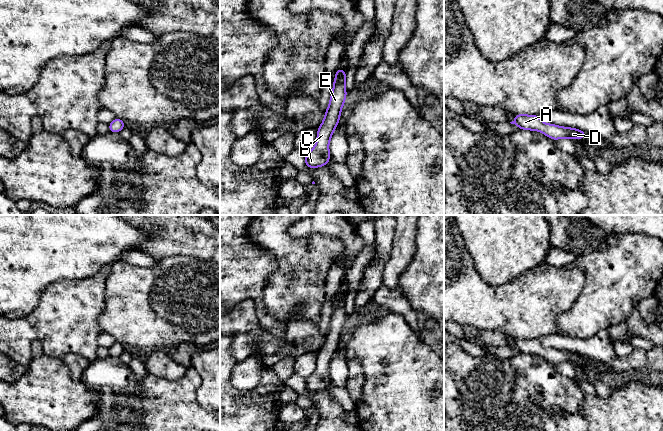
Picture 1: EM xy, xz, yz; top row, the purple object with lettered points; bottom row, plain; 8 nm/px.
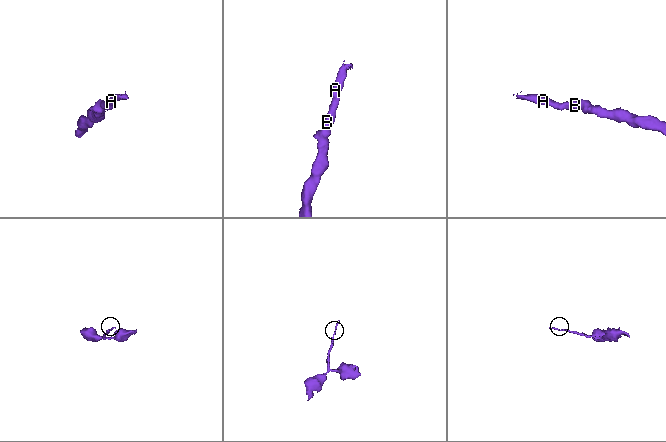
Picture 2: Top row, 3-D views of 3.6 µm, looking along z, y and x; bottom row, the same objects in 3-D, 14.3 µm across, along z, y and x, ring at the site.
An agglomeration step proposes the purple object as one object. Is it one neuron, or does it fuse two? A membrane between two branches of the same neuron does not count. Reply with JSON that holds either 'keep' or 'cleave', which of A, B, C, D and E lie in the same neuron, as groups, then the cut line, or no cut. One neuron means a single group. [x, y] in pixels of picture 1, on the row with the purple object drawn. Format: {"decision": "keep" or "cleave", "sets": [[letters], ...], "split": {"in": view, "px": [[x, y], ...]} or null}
{"decision": "keep", "sets": [["A", "B", "C", "D", "E"]], "split": null}

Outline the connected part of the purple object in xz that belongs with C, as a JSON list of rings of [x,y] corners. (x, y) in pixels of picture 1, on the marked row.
[[[338,68],[334,78],[333,90],[325,117],[317,130],[317,142],[314,148],[305,155],[305,165],[308,168],[317,168],[327,165],[330,161],[329,142],[339,123],[339,118],[347,93],[345,87],[346,72]]]

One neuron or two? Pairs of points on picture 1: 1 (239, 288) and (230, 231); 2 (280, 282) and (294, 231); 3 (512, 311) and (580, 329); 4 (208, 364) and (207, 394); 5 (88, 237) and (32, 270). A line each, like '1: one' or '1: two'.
1: one
2: two
3: two
4: one
5: one

